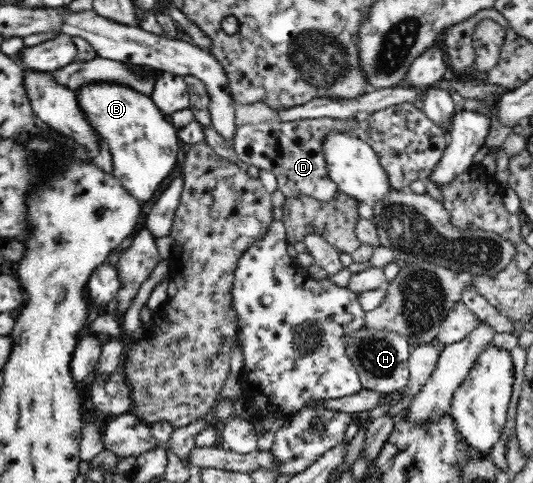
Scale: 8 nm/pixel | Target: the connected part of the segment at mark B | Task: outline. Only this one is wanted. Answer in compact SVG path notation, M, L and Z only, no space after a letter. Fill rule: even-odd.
M99 82L99 85L89 85L76 91L78 105L87 115L93 128L97 130L112 154L112 174L117 181L133 196L141 207L153 199L159 185L171 175L177 165L177 154L182 146L175 128L165 114L155 105L151 97L137 93L129 87L122 87L113 82Z

